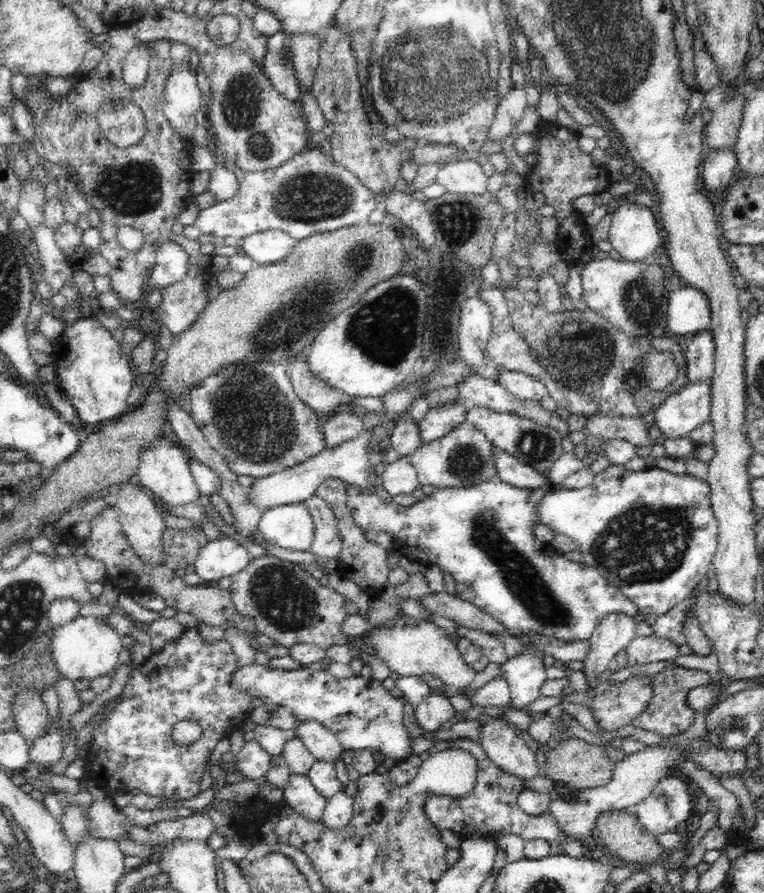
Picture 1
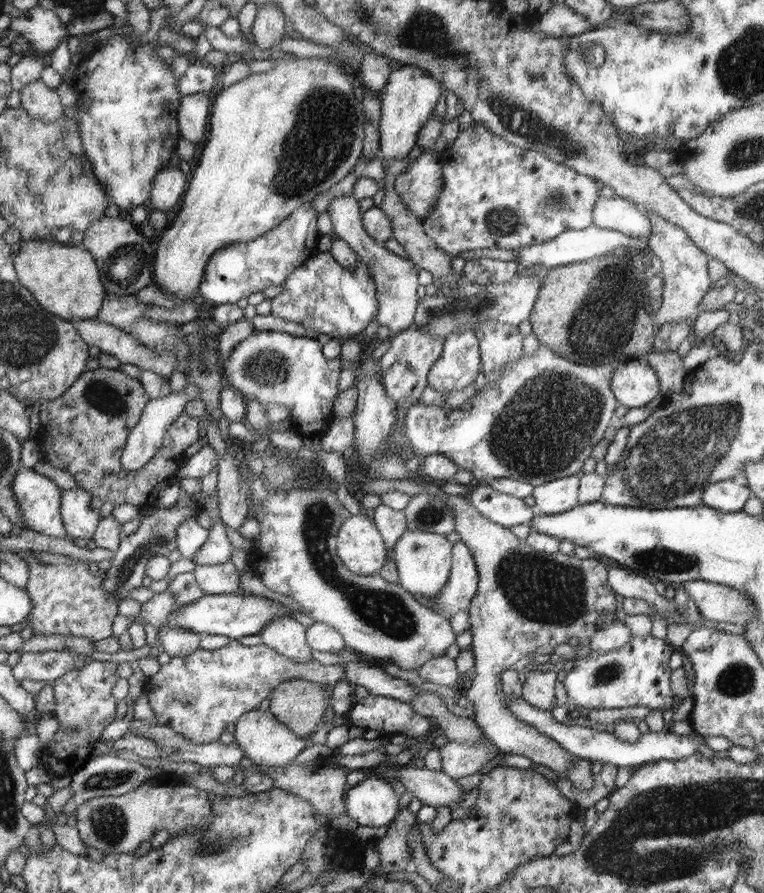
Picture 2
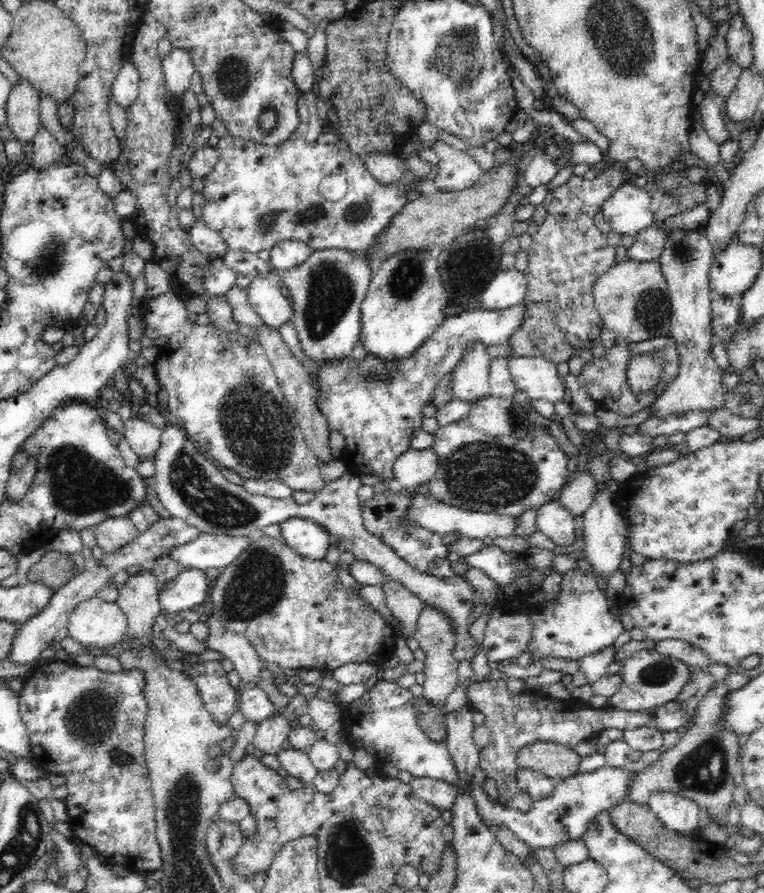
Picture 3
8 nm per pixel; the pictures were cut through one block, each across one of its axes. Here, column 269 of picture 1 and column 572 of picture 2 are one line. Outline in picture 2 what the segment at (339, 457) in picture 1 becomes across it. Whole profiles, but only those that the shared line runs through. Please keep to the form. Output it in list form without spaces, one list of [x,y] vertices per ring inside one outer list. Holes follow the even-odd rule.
[[[572,475],[536,485],[531,495],[535,498],[537,512],[550,516],[578,505],[578,493],[578,476]]]

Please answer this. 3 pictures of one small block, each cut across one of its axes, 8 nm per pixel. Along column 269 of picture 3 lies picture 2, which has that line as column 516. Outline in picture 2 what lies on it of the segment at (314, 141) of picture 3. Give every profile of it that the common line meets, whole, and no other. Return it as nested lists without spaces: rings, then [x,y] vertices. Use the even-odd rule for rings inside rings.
[[[471,121],[468,124],[459,126],[459,133],[452,144],[450,150],[446,150],[442,154],[441,163],[444,165],[444,180],[445,187],[438,198],[435,210],[424,220],[422,224],[425,226],[425,232],[434,240],[435,245],[448,255],[462,254],[468,250],[482,250],[482,249],[502,249],[520,251],[520,248],[529,245],[538,245],[557,239],[567,231],[580,231],[588,229],[592,222],[592,208],[596,207],[598,200],[598,181],[593,180],[592,177],[585,176],[583,173],[578,173],[576,169],[569,168],[569,165],[562,164],[549,158],[545,153],[538,152],[535,149],[523,149],[513,142],[506,141],[504,137],[498,136],[493,129],[486,128],[486,124],[480,121]]]

